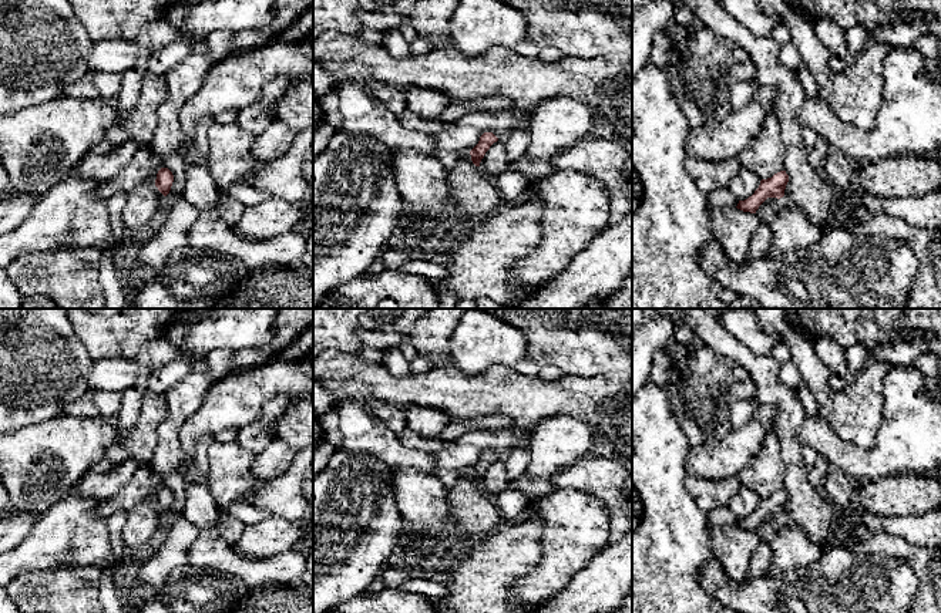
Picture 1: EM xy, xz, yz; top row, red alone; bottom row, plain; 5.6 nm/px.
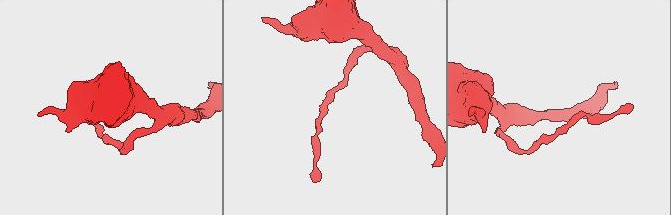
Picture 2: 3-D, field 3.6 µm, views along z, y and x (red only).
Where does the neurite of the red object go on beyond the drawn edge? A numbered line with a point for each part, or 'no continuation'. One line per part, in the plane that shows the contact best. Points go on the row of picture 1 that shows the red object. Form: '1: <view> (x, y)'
no continuation

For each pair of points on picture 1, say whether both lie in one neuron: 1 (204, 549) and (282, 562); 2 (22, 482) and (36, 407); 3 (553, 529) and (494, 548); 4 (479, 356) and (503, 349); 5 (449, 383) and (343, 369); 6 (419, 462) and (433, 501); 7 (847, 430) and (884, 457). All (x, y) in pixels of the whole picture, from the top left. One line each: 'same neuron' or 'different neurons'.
1: same neuron
2: different neurons
3: different neurons
4: same neuron
5: same neuron
6: different neurons
7: different neurons

